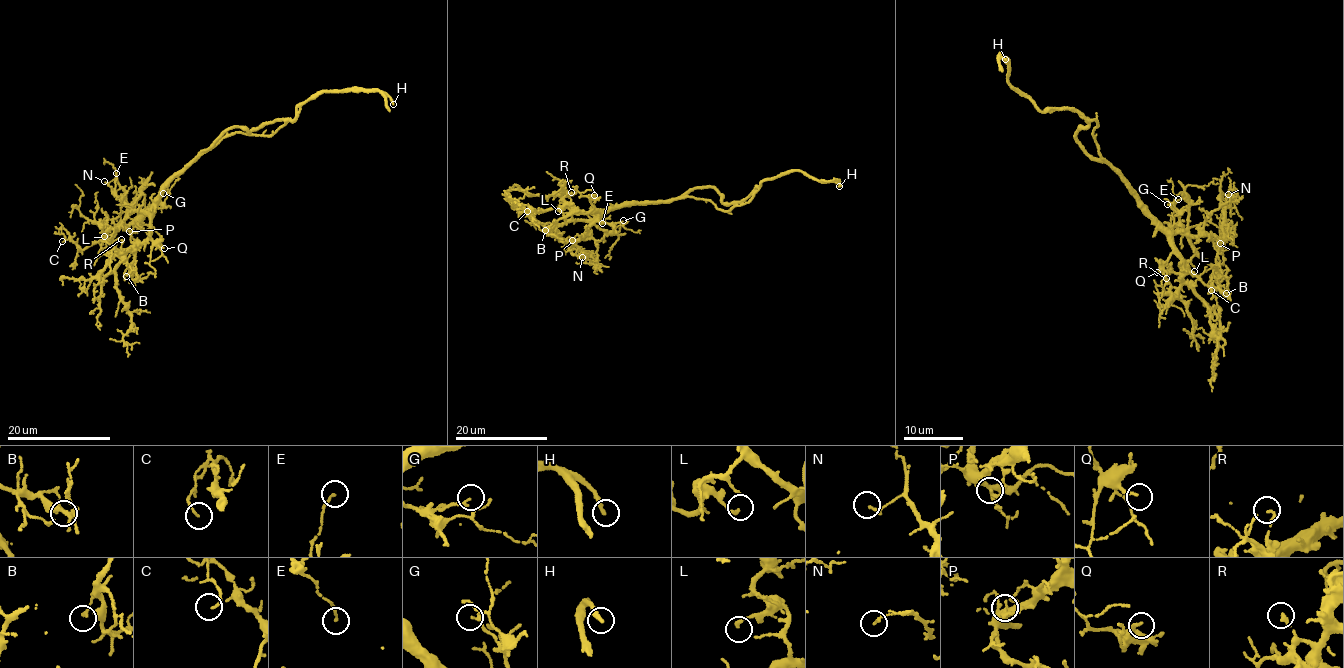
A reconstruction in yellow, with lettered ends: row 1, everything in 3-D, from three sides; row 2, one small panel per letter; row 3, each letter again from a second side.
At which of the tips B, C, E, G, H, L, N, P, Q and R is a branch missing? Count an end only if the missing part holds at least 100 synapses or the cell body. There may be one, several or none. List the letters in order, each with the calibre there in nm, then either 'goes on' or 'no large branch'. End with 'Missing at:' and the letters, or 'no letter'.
B: 160 nm | no large branch
C: 110 nm | no large branch
E: 120 nm | no large branch
G: 160 nm | no large branch
H: 200 nm | goes on
L: 150 nm | no large branch
N: 130 nm | no large branch
P: 190 nm | no large branch
Q: 150 nm | no large branch
R: 180 nm | no large branch
Missing at: H

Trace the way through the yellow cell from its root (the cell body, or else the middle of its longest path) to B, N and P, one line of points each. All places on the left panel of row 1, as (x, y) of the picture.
B: (202, 155), (177, 172), (159, 192), (147, 237), (136, 250), (126, 276)
N: (202, 155), (170, 176), (152, 209), (126, 226), (123, 187), (114, 179), (104, 181)
P: (202, 155), (167, 179), (152, 209), (143, 212), (138, 221), (133, 223), (131, 233), (129, 231)

